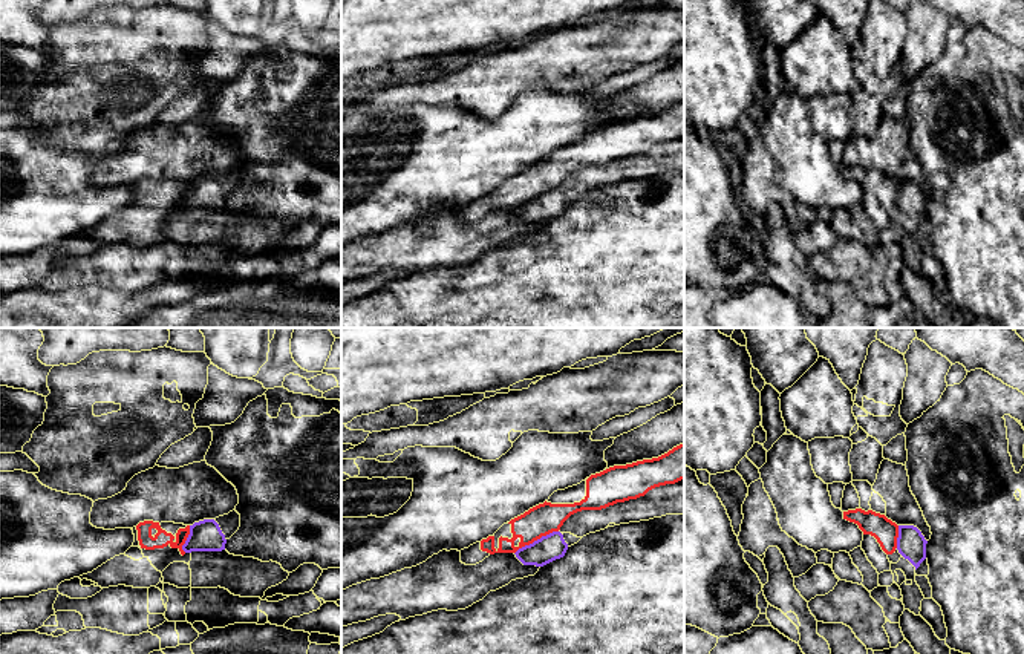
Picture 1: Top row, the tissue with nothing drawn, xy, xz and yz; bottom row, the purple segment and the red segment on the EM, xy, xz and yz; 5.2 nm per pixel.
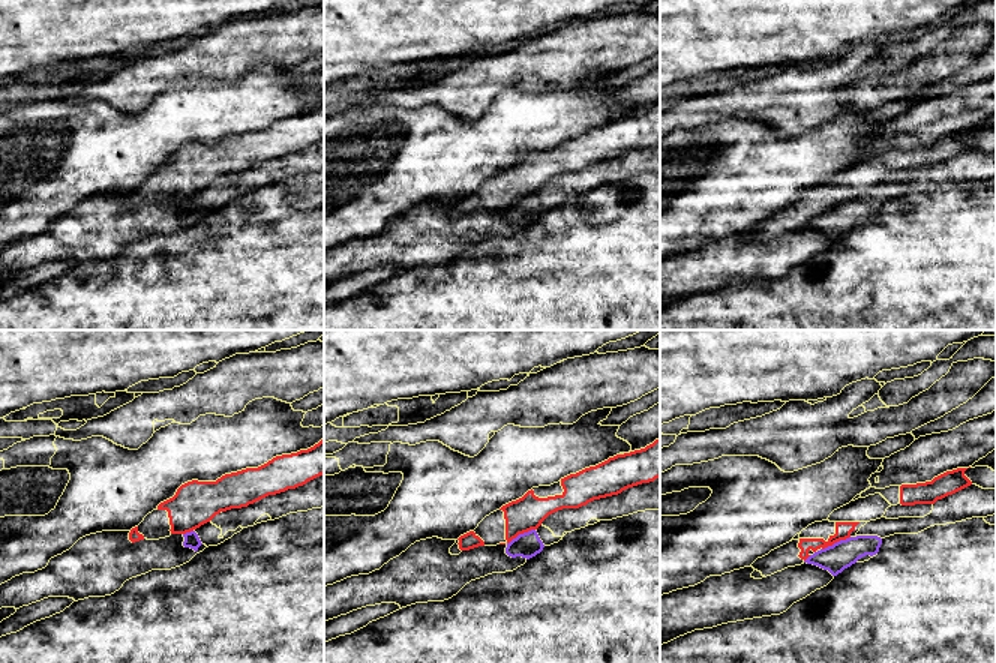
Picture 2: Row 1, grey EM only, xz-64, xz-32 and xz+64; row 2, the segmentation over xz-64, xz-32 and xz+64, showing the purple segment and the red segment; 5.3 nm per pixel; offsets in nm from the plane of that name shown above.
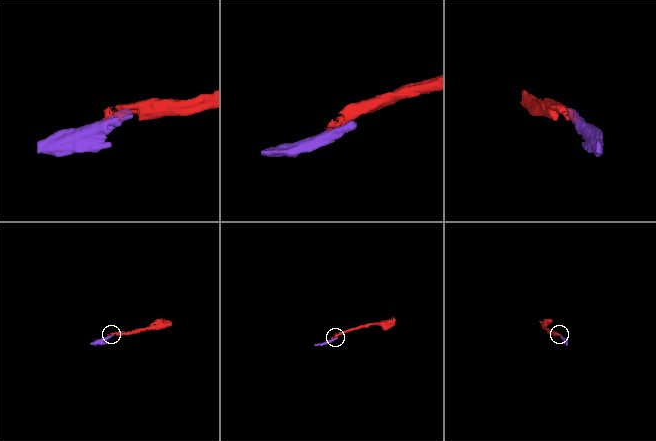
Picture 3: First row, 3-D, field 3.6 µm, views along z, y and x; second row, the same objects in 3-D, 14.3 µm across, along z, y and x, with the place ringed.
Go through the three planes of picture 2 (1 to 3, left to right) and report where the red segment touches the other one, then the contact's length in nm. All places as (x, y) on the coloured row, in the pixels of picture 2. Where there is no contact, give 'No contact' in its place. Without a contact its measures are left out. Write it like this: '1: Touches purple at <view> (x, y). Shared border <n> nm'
1: Touches purple at xz-64 (188, 533). Shared border 60 nm
2: Touches purple at xz-32 (521, 534). Shared border 170 nm
3: Touches purple at xz+64 (837, 542). Shared border 170 nm

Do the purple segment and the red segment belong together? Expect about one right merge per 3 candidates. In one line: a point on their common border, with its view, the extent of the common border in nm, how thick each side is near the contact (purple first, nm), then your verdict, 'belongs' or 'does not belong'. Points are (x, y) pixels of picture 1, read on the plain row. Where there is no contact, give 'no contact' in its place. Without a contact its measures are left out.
contact xz (538, 196); length 260 nm; calibres 140 and 160 nm; does not belong

